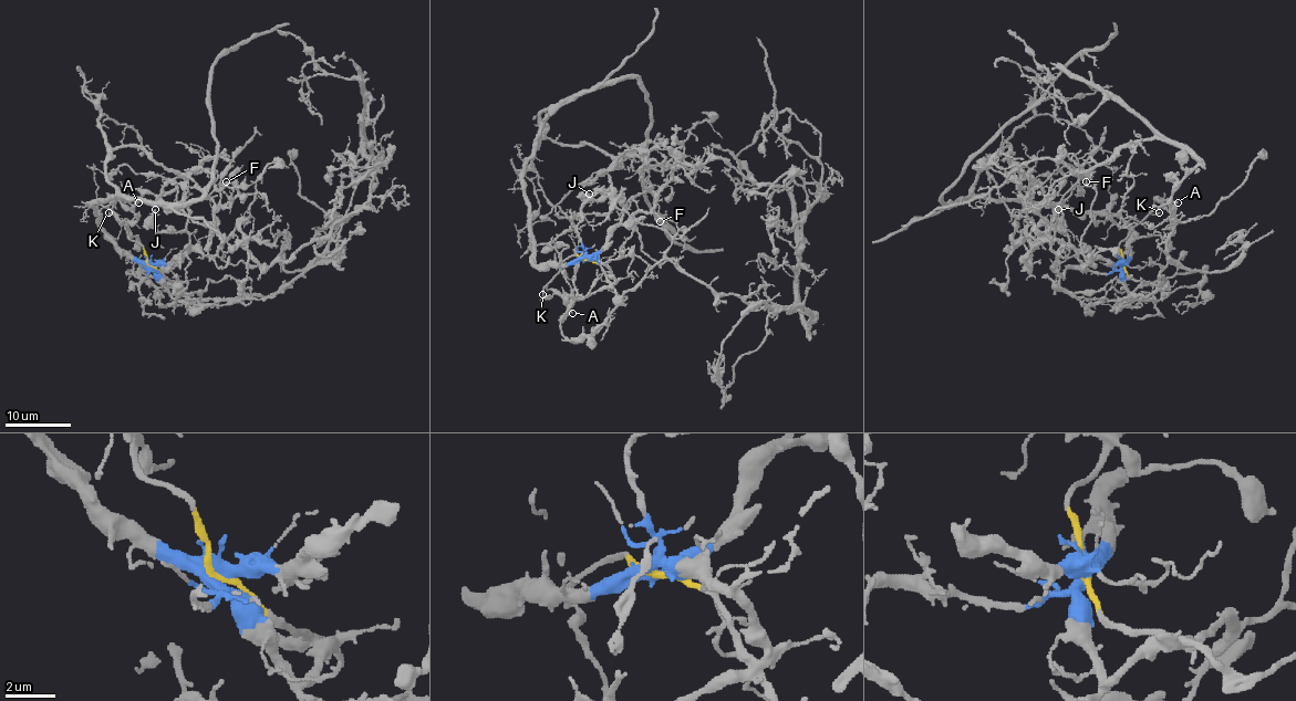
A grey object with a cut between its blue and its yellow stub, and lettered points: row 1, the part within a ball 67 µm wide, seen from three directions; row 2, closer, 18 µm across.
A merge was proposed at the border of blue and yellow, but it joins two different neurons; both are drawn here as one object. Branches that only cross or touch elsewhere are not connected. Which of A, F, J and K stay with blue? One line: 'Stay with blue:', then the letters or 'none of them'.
Stay with blue: F, J

